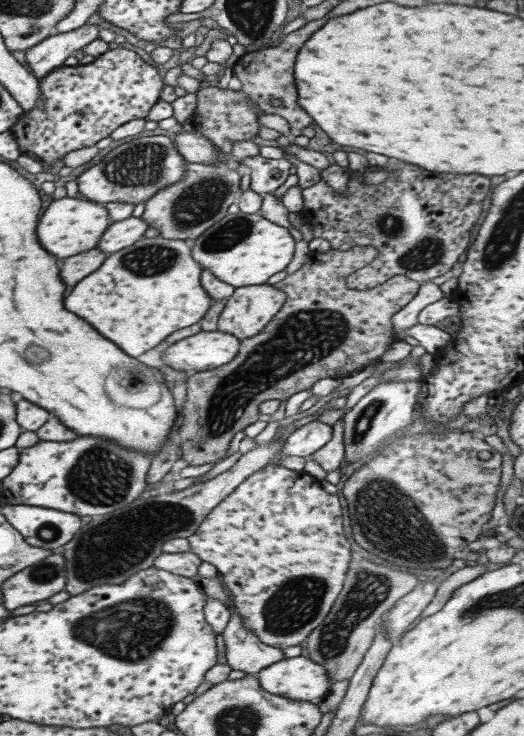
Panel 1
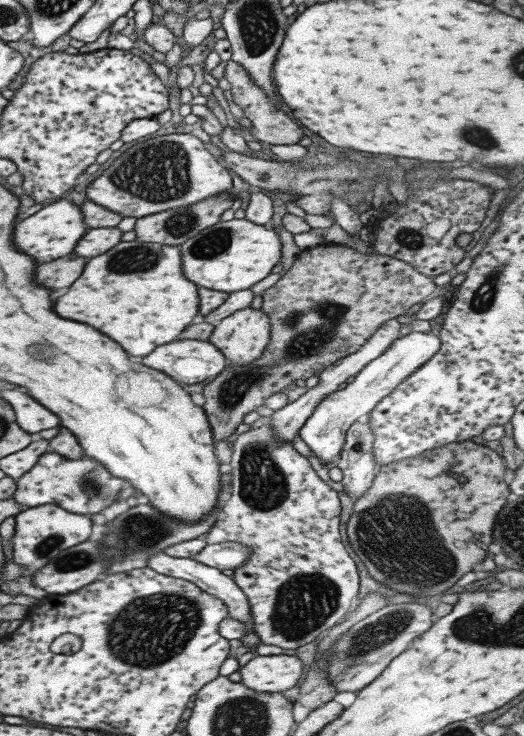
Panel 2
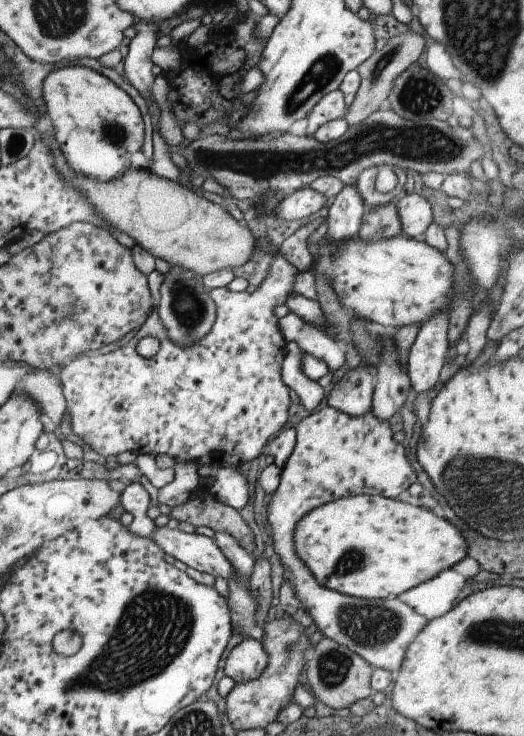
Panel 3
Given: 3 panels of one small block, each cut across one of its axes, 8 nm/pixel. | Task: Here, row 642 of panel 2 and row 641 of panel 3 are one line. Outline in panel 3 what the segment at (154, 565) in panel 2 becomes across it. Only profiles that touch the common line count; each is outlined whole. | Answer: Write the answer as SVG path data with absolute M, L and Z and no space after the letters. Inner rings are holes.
M247 638L231 648L224 661L224 675L236 685L261 676L268 665L268 656L259 641Z

